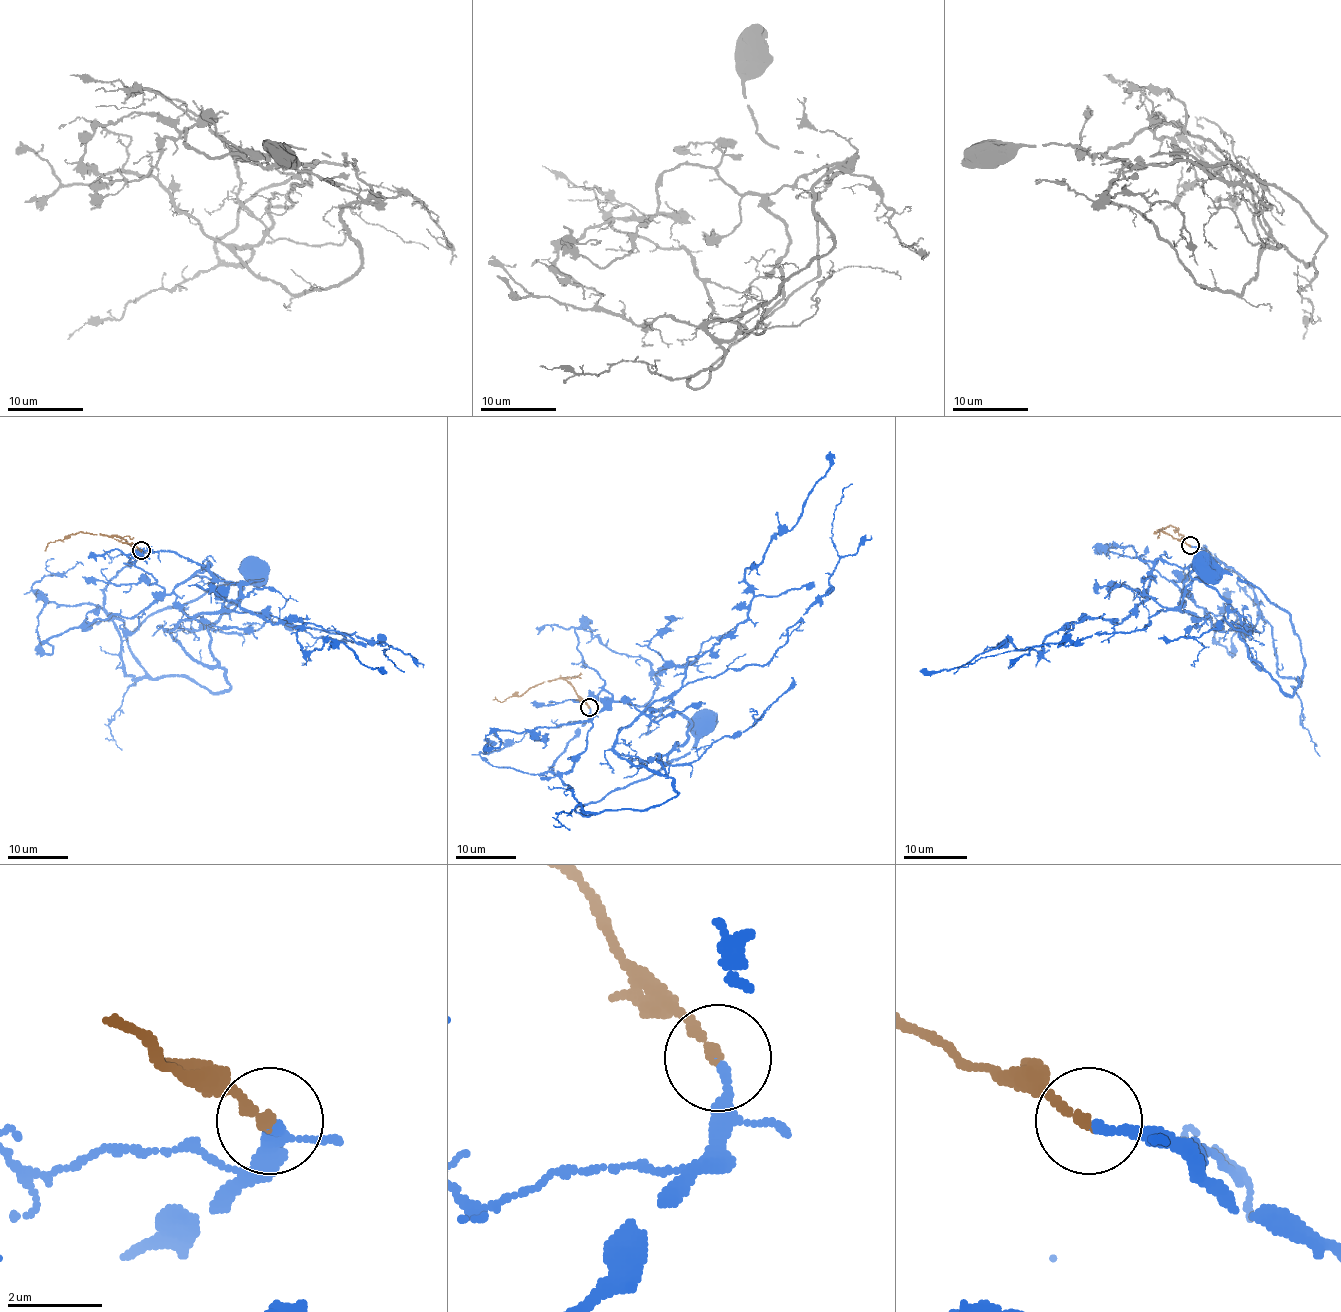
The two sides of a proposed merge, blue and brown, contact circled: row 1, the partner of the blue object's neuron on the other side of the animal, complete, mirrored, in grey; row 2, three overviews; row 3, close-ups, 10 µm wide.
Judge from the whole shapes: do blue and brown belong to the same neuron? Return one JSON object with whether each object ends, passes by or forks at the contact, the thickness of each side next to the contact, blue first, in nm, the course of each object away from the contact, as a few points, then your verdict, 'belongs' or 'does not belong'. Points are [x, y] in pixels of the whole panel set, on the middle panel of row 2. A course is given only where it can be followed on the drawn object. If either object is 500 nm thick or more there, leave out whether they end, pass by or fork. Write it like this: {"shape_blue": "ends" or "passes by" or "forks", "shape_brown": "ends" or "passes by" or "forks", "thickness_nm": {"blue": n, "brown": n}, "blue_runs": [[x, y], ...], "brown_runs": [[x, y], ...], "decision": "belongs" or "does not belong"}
{"shape_blue": "ends", "shape_brown": "ends", "thickness_nm": {"blue": 200, "brown": 190}, "blue_runs": [[589, 708], [554, 760], [555, 774], [568, 774], [593, 717], [613, 702], [700, 720]], "brown_runs": [[589, 708], [563, 679], [552, 679], [519, 695], [492, 700]], "decision": "belongs"}

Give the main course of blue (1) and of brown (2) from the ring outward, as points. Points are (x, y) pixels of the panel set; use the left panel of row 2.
1: (141, 551), (106, 586), (104, 596), (107, 611), (133, 632), (145, 610), (201, 570), (236, 582), (252, 572)
2: (141, 551), (115, 536), (79, 531), (50, 542), (44, 551)

